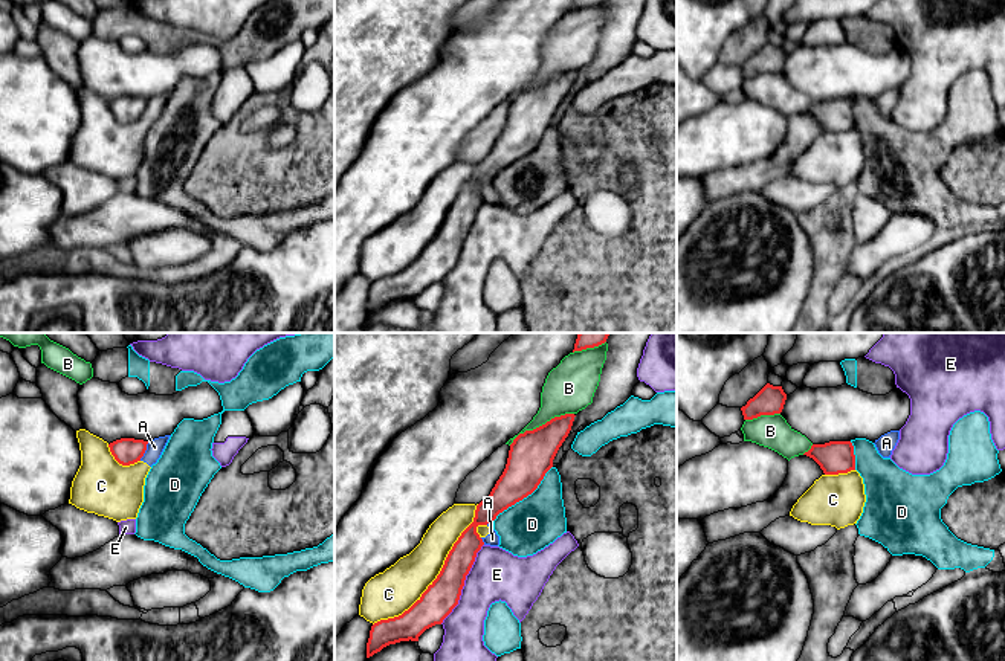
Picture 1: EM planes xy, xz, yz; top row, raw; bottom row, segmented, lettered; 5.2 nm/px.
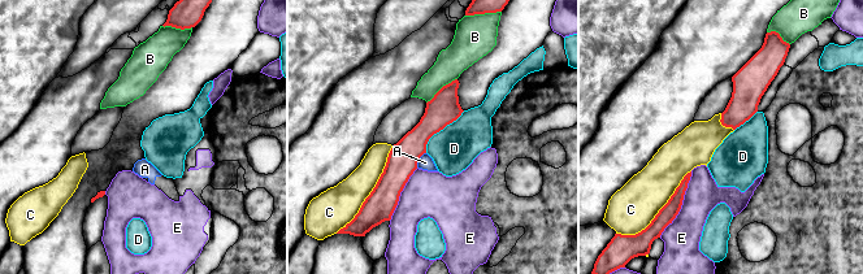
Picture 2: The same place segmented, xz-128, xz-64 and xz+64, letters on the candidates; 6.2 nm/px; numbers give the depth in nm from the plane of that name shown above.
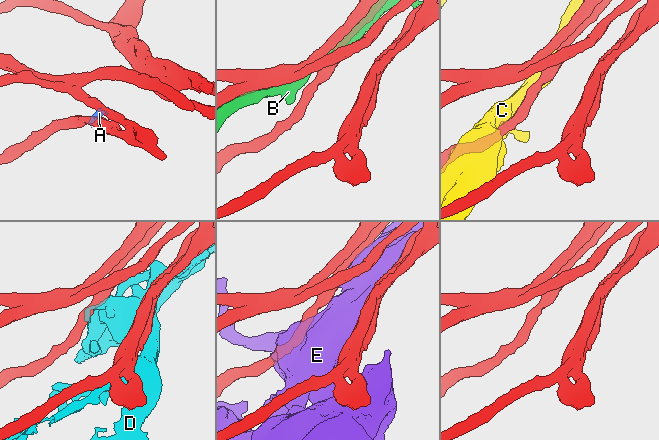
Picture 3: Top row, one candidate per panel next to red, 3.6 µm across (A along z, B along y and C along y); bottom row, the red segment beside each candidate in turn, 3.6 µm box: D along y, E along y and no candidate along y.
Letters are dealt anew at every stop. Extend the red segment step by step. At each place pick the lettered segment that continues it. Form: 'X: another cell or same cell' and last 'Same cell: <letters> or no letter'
A: another cell
B: another cell
C: another cell
D: another cell
E: another cell
Same cell: no letter

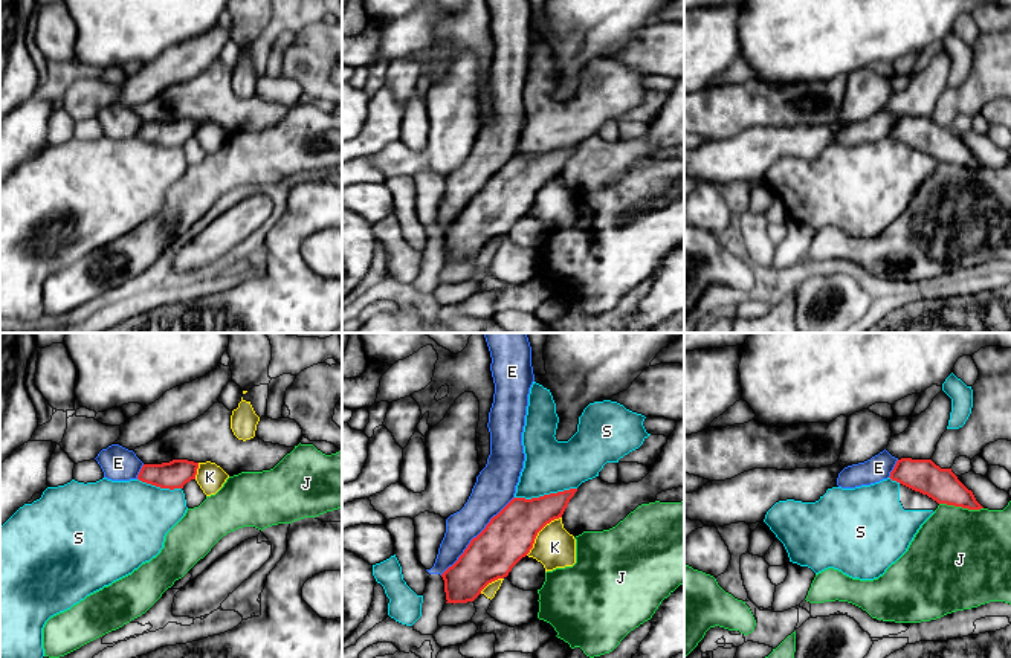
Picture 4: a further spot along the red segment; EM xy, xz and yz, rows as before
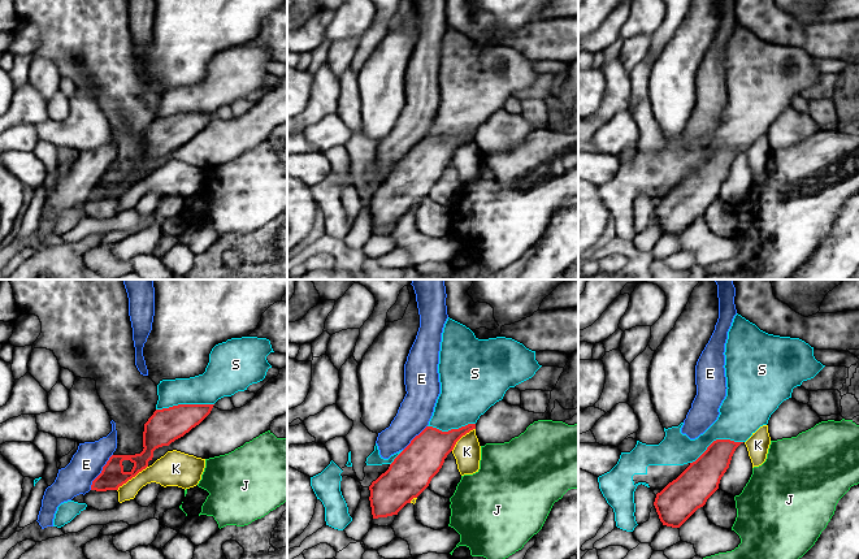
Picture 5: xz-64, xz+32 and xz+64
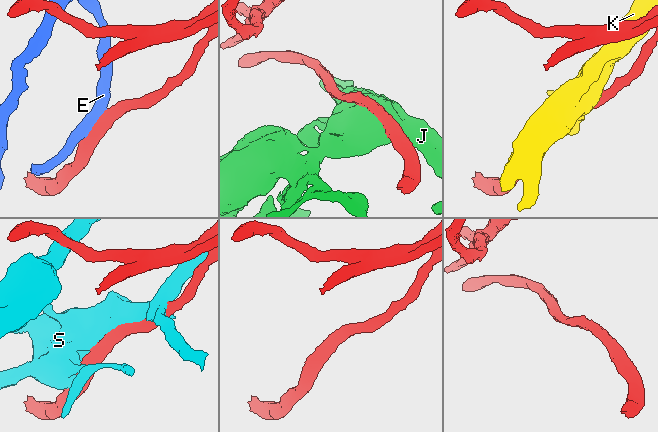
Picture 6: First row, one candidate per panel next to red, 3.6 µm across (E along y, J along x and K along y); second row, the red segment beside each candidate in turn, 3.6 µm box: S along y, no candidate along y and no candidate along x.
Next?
E: same cell
J: another cell
K: another cell
S: another cell
Same cell: E

